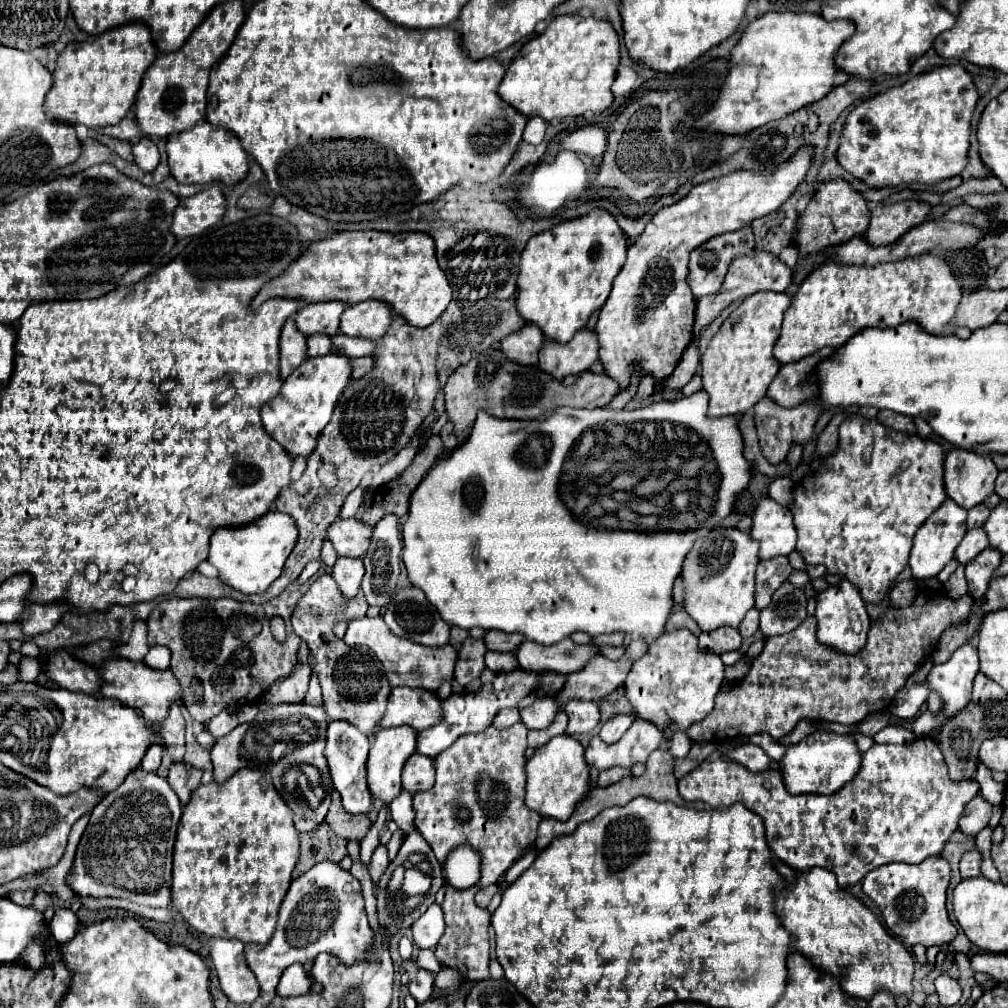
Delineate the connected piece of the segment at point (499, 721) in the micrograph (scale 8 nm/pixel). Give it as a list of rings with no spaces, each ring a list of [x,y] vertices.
[[[500,709],[494,717],[494,727],[498,729],[506,729],[510,725],[514,725],[516,721],[520,721],[520,715],[518,715],[518,709]]]

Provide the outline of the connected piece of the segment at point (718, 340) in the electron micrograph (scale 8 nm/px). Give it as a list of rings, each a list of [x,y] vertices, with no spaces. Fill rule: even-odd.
[[[760,291],[748,295],[738,305],[738,309],[734,309],[724,319],[718,333],[710,339],[700,361],[702,389],[710,395],[710,417],[742,415],[766,395],[768,385],[780,369],[780,363],[774,359],[772,349],[780,335],[782,315],[788,309],[790,301],[792,299],[786,293]]]

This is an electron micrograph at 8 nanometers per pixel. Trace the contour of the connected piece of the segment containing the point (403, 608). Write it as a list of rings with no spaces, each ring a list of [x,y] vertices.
[[[414,585],[400,589],[392,597],[384,621],[392,631],[396,631],[394,635],[414,639],[428,647],[442,647],[450,639],[450,625],[442,621],[424,591]]]

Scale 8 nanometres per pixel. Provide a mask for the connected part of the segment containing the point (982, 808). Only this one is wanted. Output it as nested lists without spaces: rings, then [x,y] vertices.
[[[976,795],[964,809],[960,821],[958,821],[958,829],[962,829],[964,835],[974,837],[978,835],[990,821],[992,815],[992,805],[988,801],[982,799],[982,795]]]

